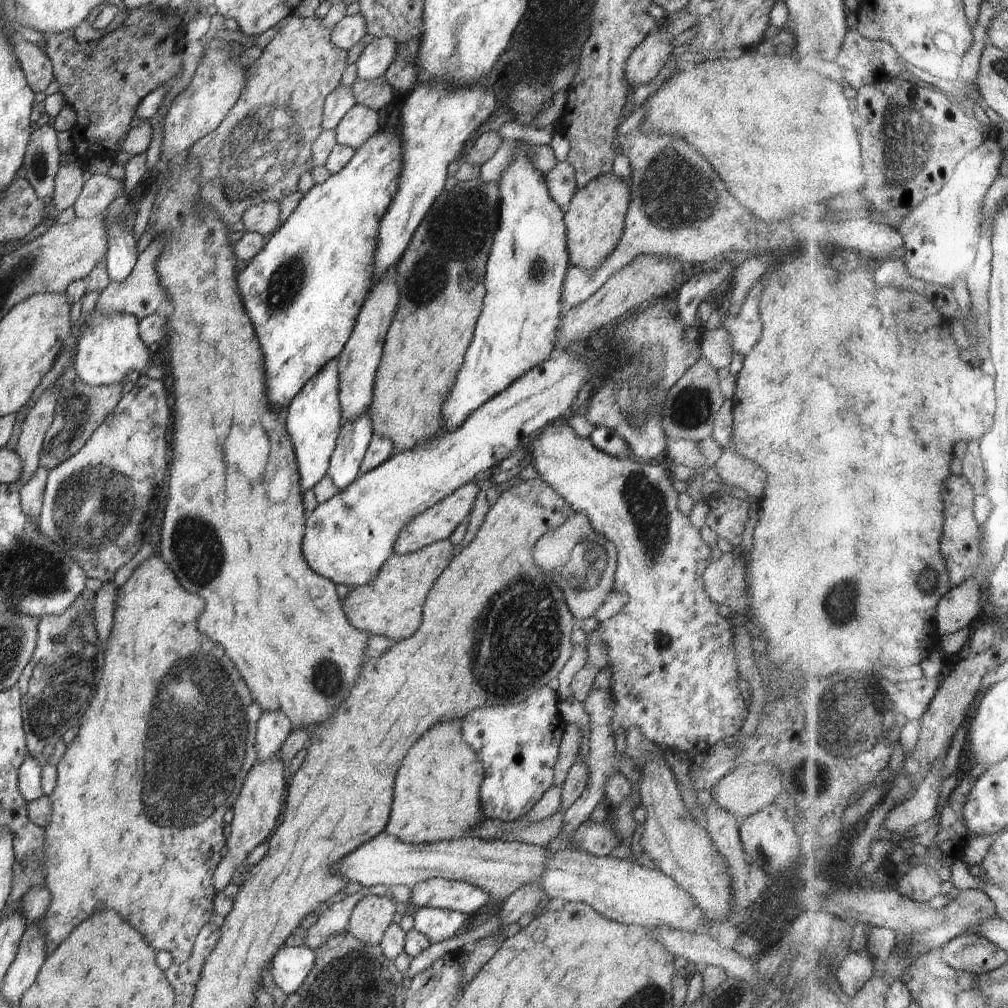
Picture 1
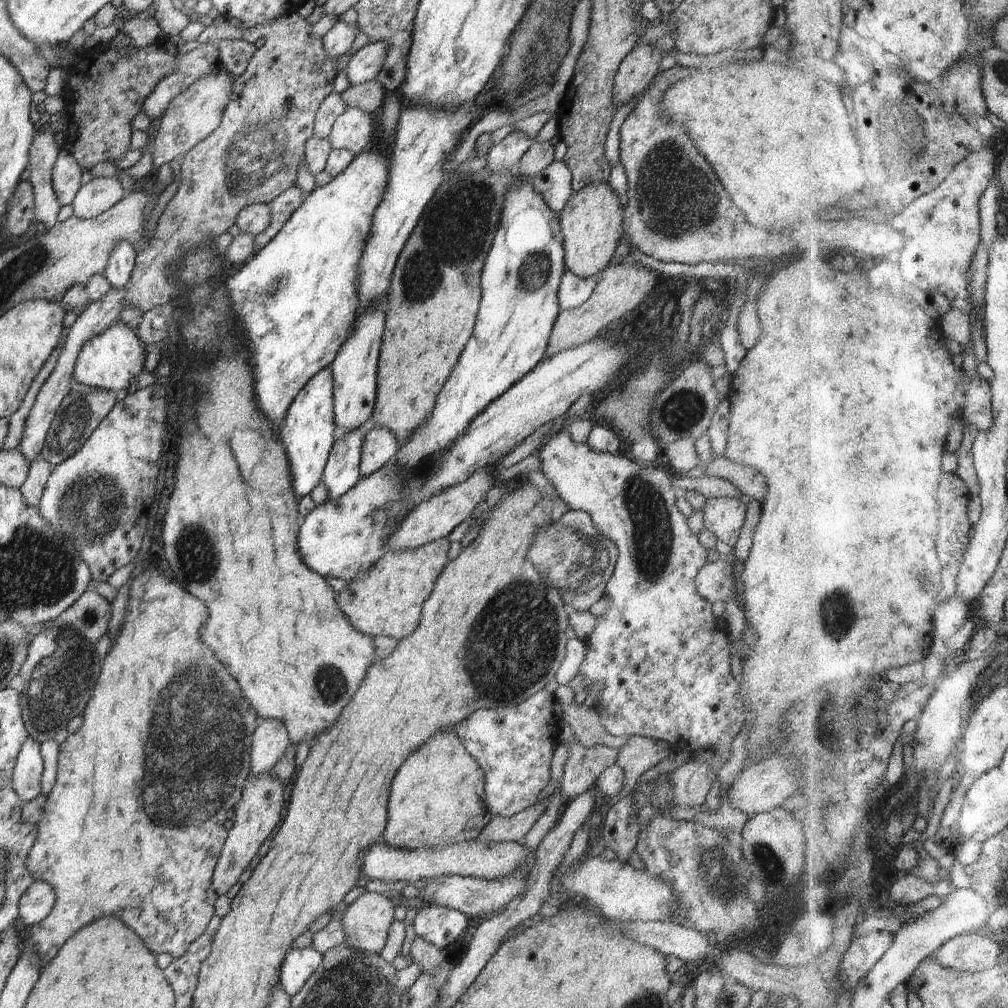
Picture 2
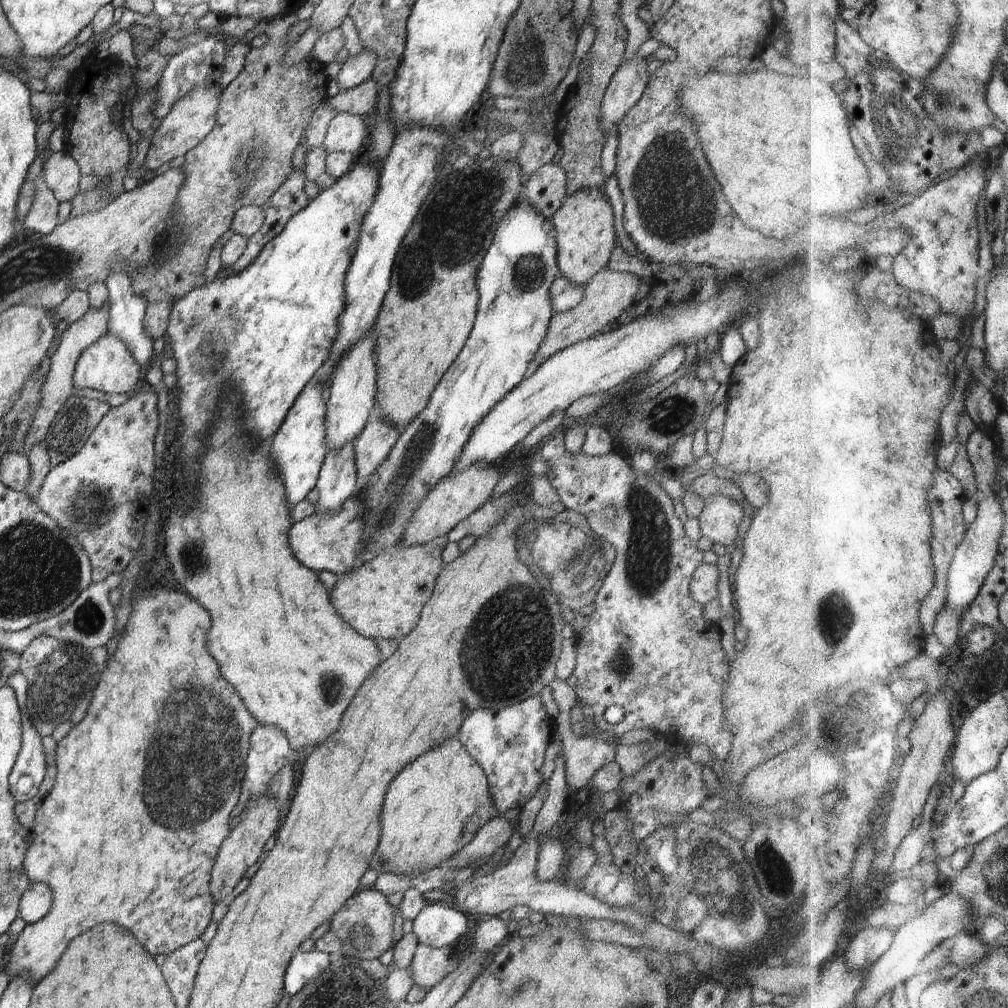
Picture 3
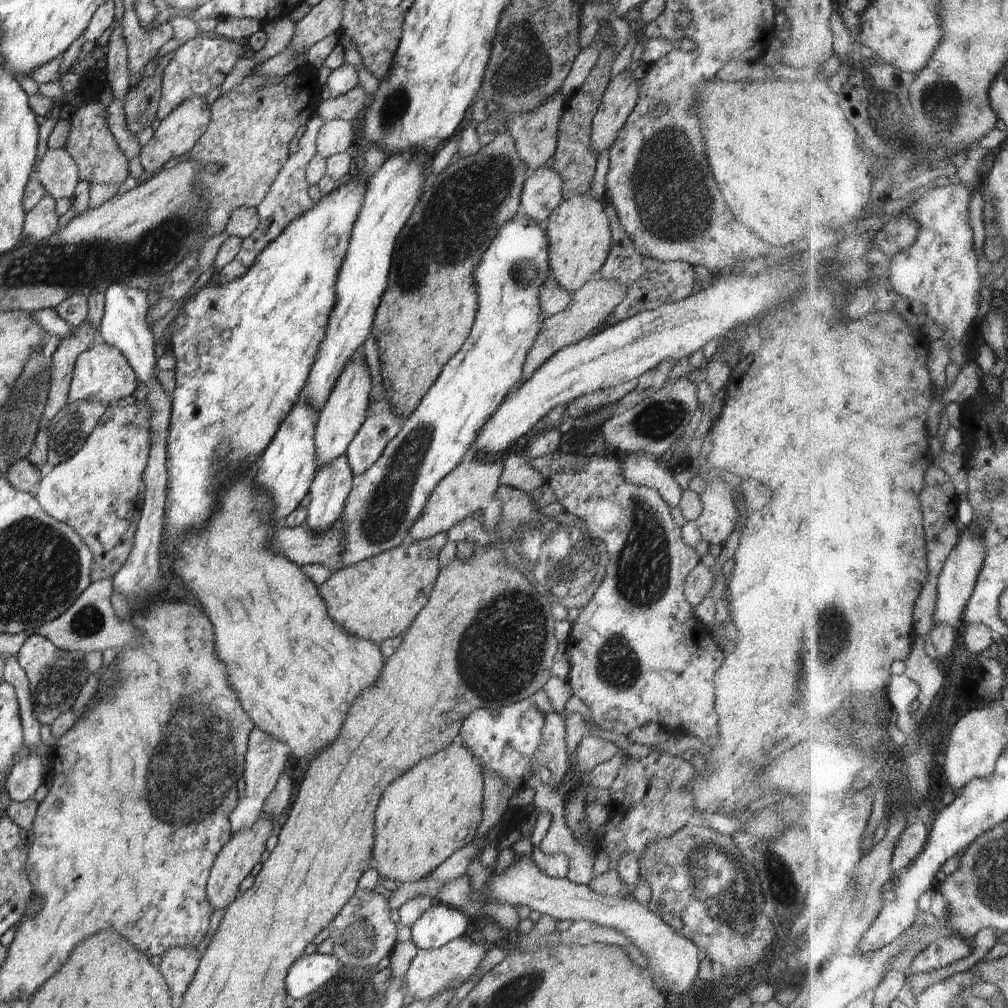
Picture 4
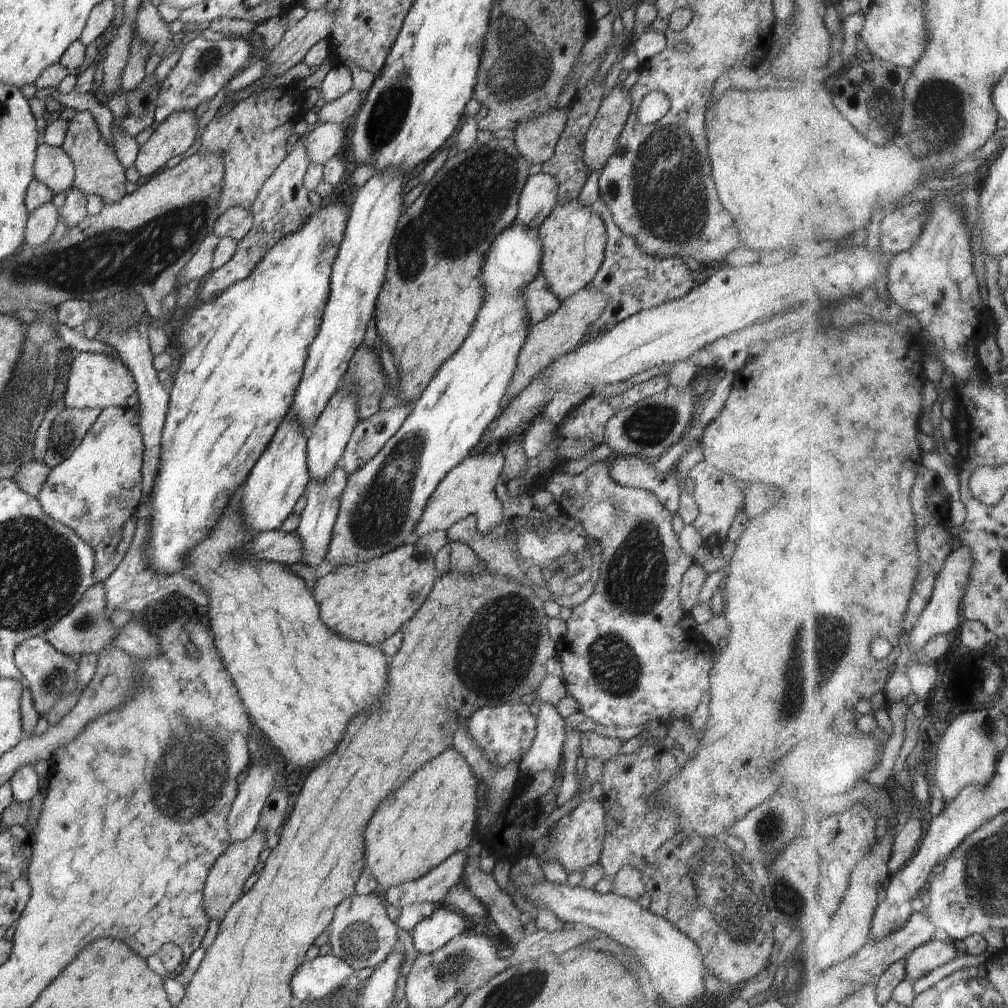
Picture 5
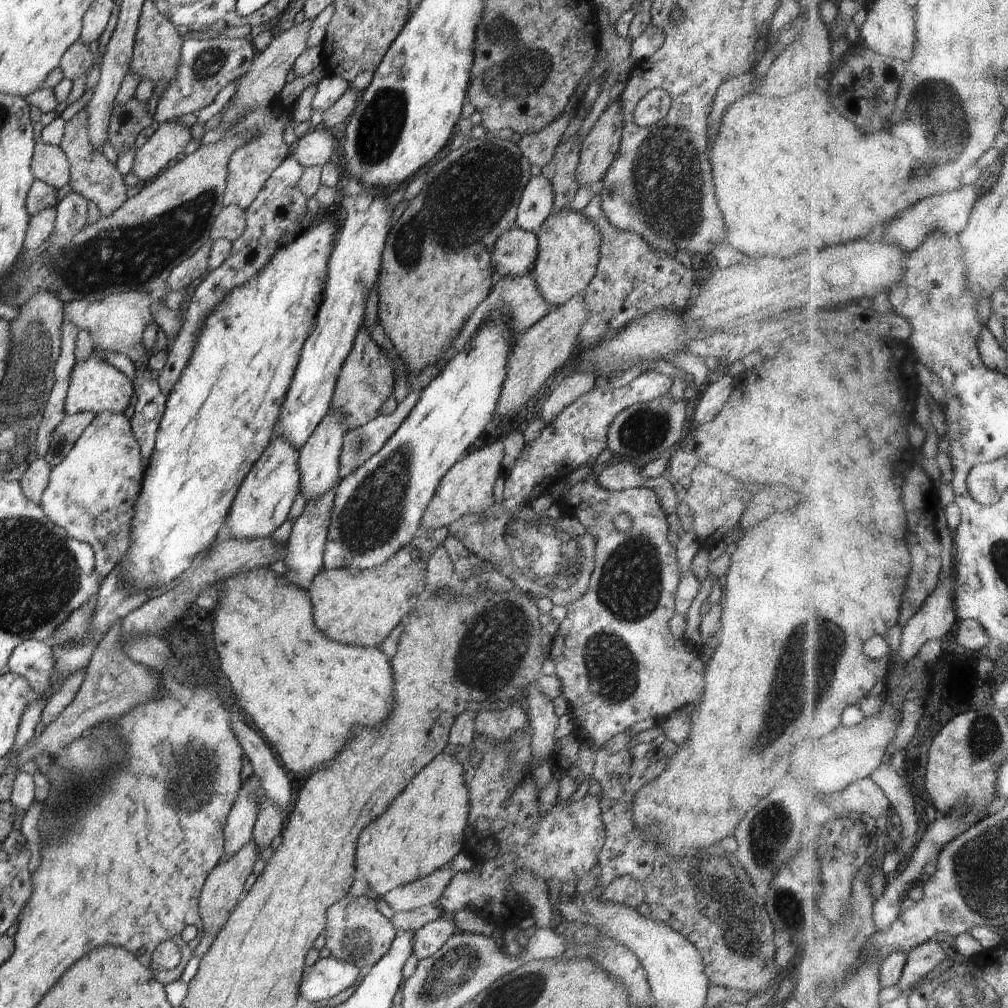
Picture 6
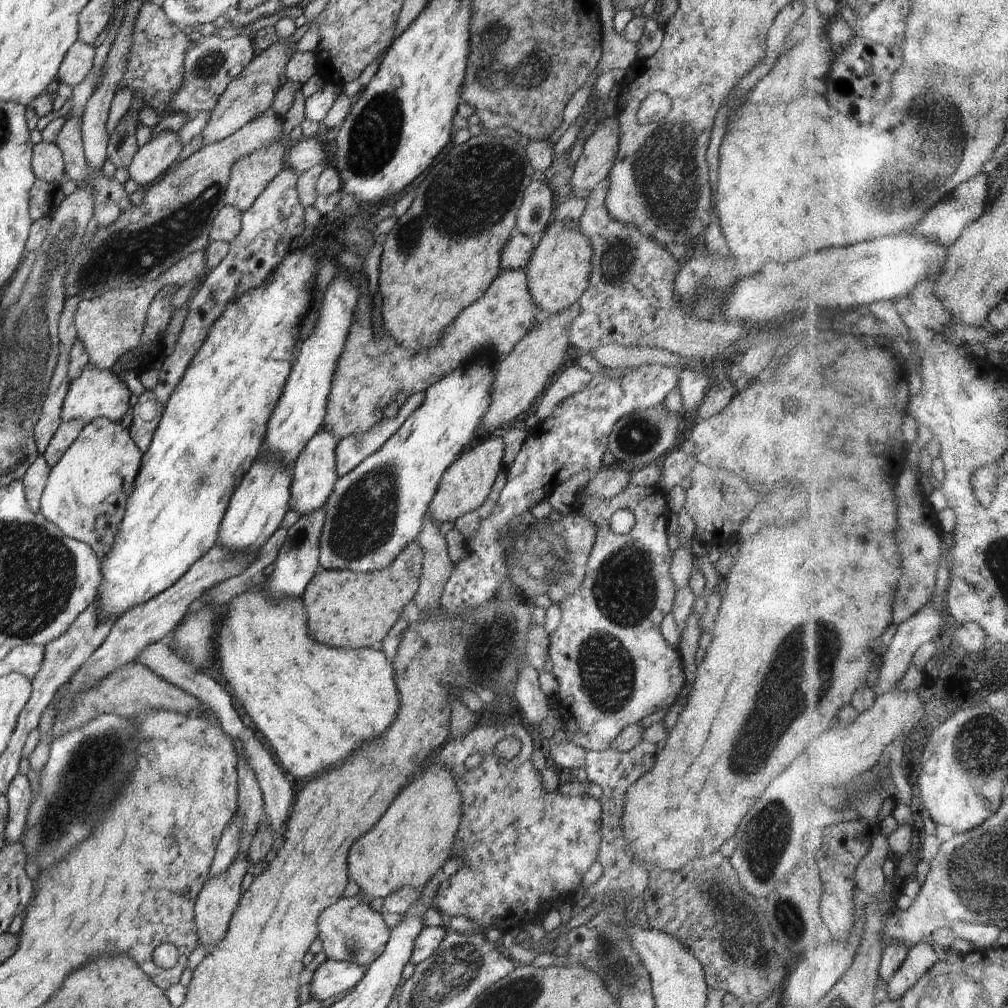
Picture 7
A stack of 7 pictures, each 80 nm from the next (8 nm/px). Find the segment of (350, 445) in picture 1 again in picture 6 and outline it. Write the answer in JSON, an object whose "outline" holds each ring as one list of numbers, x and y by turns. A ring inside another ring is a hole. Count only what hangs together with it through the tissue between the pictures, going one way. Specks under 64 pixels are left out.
{"outline":[[342,476,334,483,330,491,306,503,304,511,294,522,290,537,286,542,287,551,283,559,289,570,286,576,284,576,284,580,290,582,290,585,296,584,296,586,306,590,313,578,324,569,323,556,325,553,327,532,332,507,334,506,335,494,341,480],[292,580,294,580,294,584,292,584]]}

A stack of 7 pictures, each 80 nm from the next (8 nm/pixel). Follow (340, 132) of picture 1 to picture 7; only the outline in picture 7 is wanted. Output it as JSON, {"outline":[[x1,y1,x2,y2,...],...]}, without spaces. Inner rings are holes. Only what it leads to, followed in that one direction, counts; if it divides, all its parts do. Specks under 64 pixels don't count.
{"outline":[[304,136,297,144,292,144,286,152,286,165,292,167,299,175,309,168,320,165,326,158,324,145,314,137]]}

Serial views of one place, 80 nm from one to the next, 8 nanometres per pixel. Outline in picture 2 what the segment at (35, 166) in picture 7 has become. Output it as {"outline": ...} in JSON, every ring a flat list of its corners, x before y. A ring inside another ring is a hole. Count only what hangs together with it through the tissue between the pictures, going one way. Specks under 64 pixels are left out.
{"outline":[[60,150,54,166,52,166,52,188,59,206,72,205,72,200,81,188,81,175,84,170,76,163,72,154]]}

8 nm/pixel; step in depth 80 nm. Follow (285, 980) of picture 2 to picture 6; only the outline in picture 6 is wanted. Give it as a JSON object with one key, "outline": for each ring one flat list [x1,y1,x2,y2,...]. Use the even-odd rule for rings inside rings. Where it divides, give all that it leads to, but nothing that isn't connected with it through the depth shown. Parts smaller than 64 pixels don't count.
{"outline":[[330,955,324,958,320,957,311,966,310,972,301,976,299,994,313,1004,316,1002,331,1002,333,996,335,997,340,994,341,991,352,986,358,976,360,976,360,971,356,965]]}

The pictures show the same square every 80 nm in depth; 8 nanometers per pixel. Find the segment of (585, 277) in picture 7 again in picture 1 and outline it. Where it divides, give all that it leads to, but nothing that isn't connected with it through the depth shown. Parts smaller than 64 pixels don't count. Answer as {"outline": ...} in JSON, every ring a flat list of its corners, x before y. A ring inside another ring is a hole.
{"outline":[[613,172,593,179,586,187,576,192,567,212,564,213,569,265,583,270,600,267,617,248,630,202,628,180,620,179]]}

